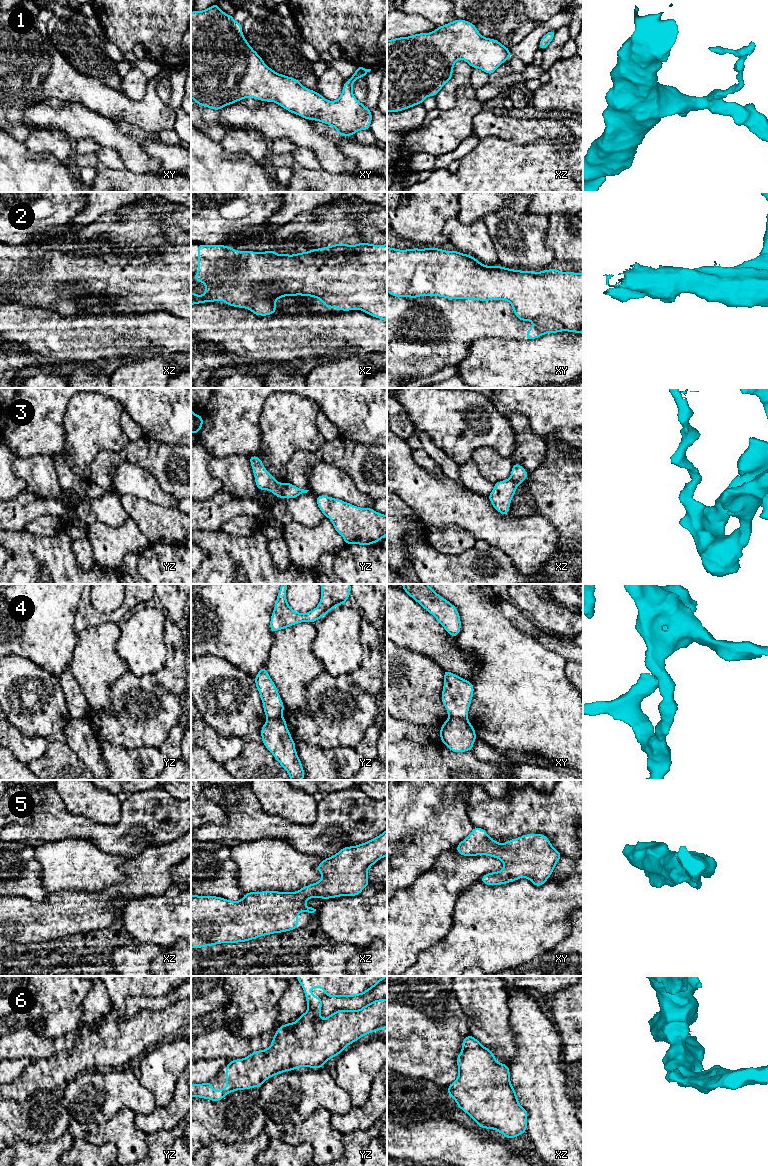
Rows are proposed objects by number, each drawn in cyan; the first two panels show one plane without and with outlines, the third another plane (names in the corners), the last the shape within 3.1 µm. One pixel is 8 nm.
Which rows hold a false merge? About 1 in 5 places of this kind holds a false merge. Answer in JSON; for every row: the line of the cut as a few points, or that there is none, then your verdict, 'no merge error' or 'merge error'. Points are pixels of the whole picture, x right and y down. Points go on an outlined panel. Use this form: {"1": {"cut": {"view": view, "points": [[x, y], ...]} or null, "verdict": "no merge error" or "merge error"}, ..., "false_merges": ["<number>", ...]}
{"1": {"cut": null, "verdict": "no merge error"}, "2": {"cut": null, "verdict": "no merge error"}, "3": {"cut": {"view": "yz", "points": [[280, 484], [283, 496]]}, "verdict": "merge error"}, "4": {"cut": {"view": "xy", "points": [[449, 716], [467, 719]]}, "verdict": "merge error"}, "5": {"cut": null, "verdict": "no merge error"}, "6": {"cut": null, "verdict": "no merge error"}, "false_merges": ["3", "4"]}

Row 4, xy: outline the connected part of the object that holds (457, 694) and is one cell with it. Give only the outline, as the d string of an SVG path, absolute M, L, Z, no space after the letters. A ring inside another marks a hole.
M443 670L444 685L441 700L449 717L468 719L468 711L473 698L474 686L457 674Z

